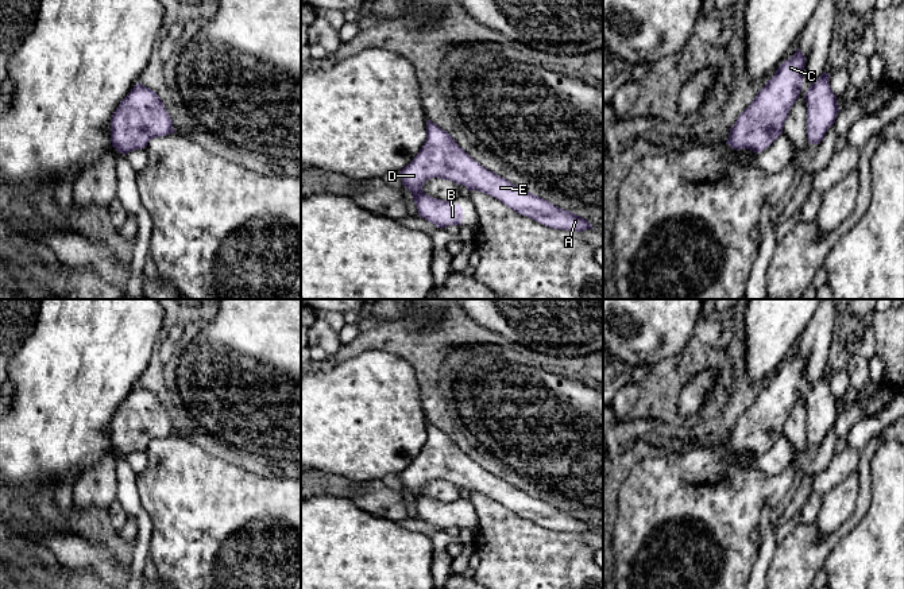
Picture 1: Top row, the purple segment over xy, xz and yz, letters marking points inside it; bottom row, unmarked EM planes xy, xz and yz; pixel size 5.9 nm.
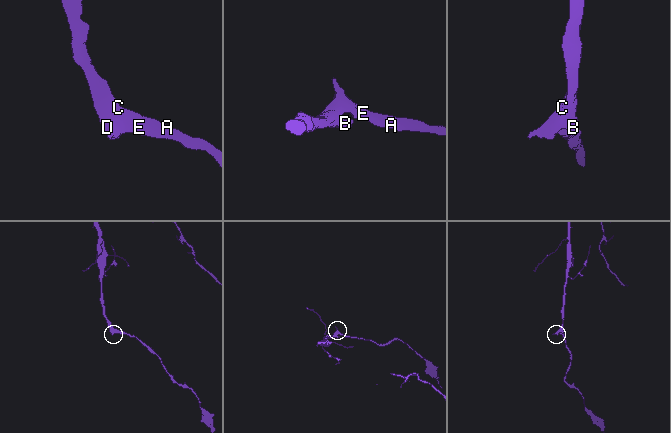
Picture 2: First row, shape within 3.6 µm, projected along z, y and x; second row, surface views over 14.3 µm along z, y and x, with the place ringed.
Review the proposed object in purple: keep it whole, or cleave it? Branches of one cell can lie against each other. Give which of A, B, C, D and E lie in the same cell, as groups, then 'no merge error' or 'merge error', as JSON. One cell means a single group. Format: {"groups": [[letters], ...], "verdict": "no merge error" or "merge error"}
{"groups": [["A", "B", "C", "D", "E"]], "verdict": "no merge error"}

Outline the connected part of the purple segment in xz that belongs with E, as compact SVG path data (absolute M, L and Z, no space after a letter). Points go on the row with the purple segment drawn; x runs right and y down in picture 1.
M426 120L426 140L422 148L399 174L402 185L413 194L418 216L436 228L461 226L463 209L453 201L441 201L425 194L422 186L432 178L452 181L470 191L478 190L491 195L518 214L548 228L575 232L594 229L583 217L557 208L479 164L448 132L430 120Z

